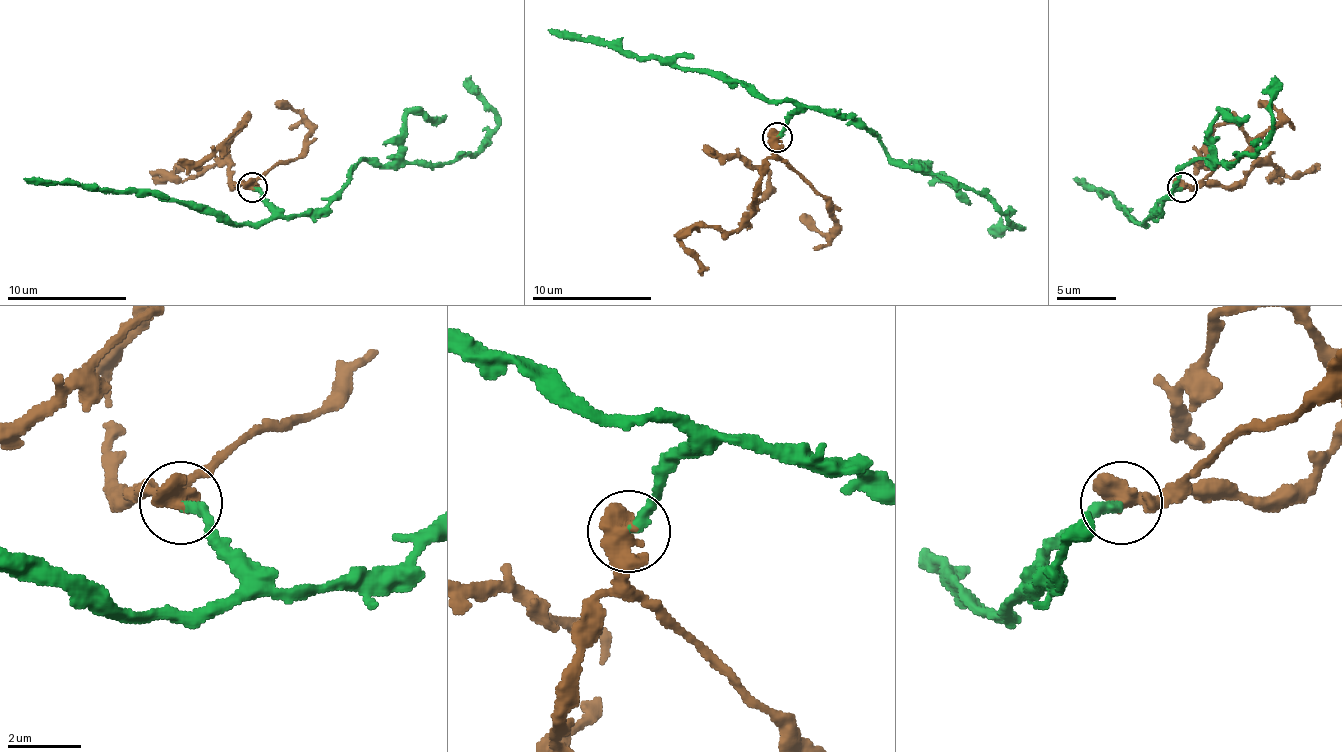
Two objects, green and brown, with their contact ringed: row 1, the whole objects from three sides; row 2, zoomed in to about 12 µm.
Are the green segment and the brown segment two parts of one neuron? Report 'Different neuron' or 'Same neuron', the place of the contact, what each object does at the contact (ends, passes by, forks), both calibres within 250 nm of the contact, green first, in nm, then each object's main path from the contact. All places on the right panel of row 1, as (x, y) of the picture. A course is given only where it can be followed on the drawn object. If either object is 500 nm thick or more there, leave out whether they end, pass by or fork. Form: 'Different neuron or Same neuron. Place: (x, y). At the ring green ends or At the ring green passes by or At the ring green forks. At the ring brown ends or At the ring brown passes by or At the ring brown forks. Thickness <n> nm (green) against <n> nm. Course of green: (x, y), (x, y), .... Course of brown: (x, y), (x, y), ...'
Same neuron. Place: (1182, 187). Thickness 280 nm (green) against 700 nm. Course of green: (1181, 187), (1157, 205), (1154, 217), (1178, 175), (1199, 160), (1235, 163), (1253, 154), (1274, 127), (1274, 76). Course of brown: (1181, 187), (1205, 184), (1235, 187), (1253, 163), (1253, 142), (1235, 124), (1217, 124), (1199, 163), (1190, 160)

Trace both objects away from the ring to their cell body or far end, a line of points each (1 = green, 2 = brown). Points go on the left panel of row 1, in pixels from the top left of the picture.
1: (253, 187), (286, 217), (304, 217), (364, 160), (453, 163), (471, 154), (495, 127), (471, 76)
2: (253, 187), (244, 184), (235, 187), (229, 163), (229, 142), (244, 124), (196, 163), (178, 160)

